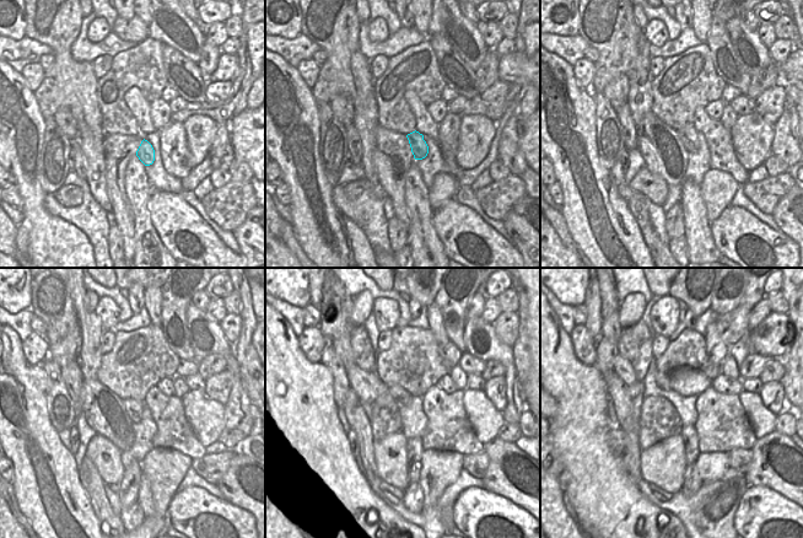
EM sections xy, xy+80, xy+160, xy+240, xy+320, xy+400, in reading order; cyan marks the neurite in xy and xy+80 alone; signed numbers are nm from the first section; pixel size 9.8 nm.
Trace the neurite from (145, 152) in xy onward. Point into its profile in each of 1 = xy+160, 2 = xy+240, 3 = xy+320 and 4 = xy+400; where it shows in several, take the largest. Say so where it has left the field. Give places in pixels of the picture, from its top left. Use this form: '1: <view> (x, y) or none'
1: xy+160 (688, 135)
2: xy+240 (135, 409)
3: xy+320 (402, 397)
4: xy+400 (662, 380)

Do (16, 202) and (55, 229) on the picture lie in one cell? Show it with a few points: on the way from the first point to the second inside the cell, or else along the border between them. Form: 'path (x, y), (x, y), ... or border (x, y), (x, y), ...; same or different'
border (14, 183), (21, 199), (20, 208); different

